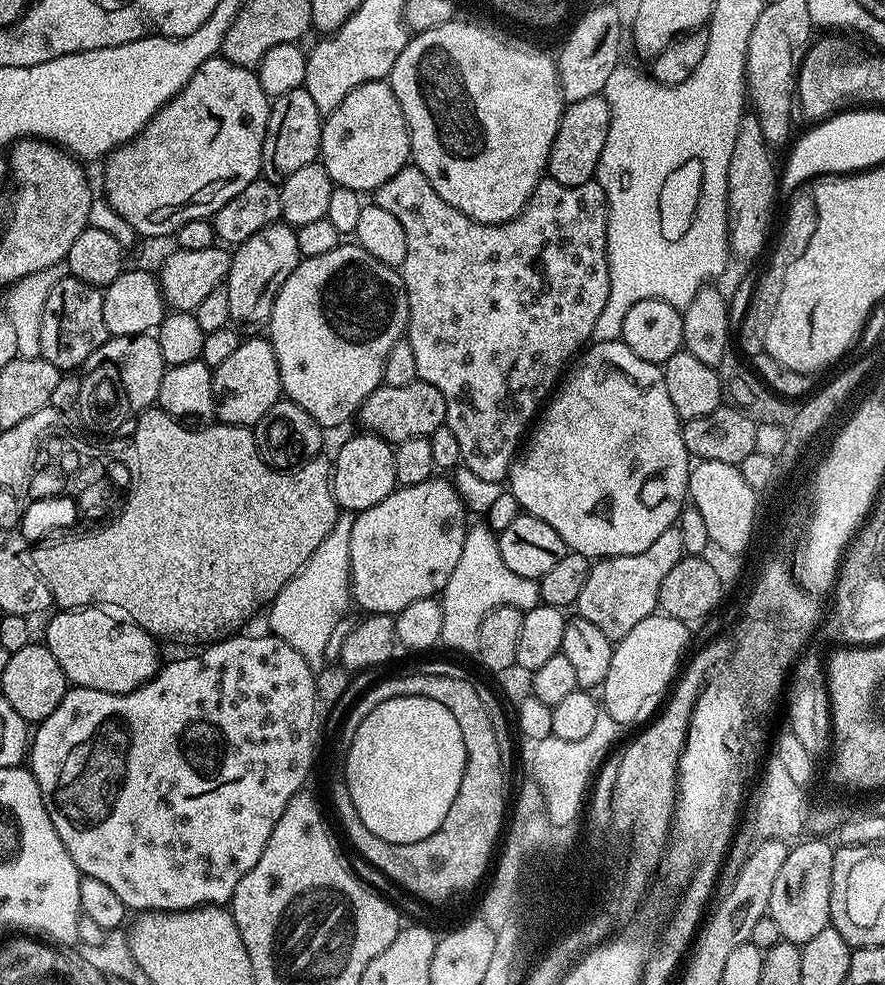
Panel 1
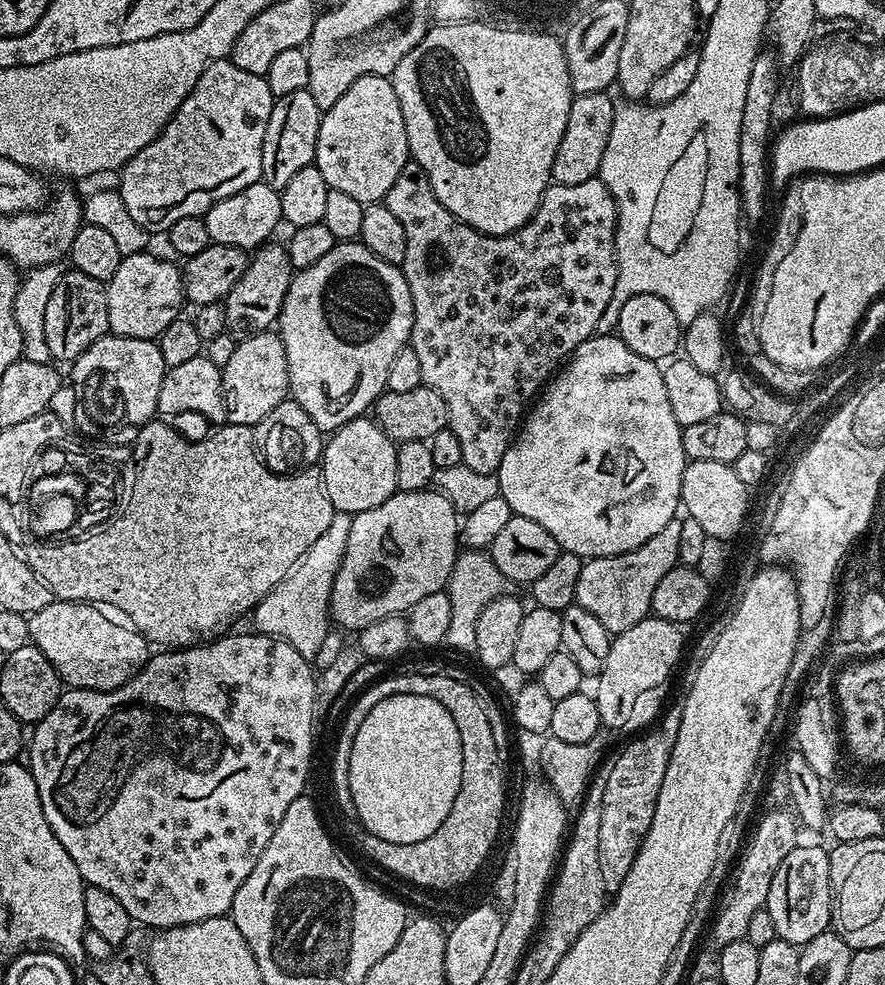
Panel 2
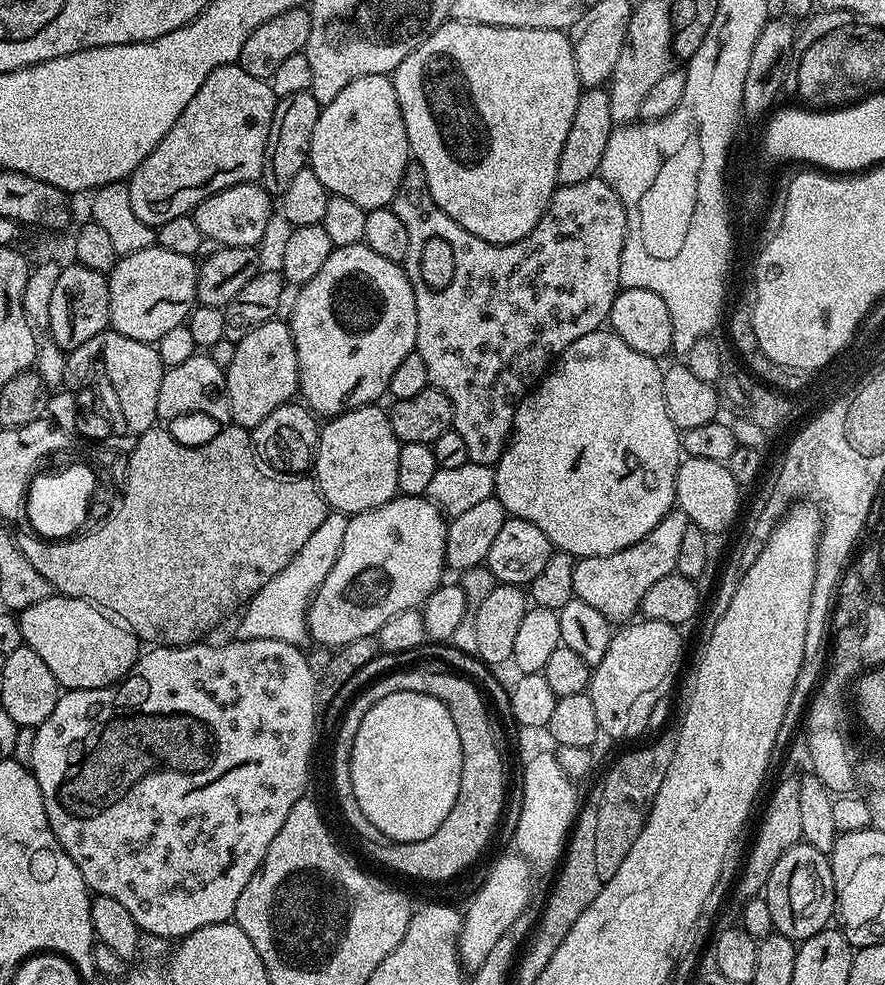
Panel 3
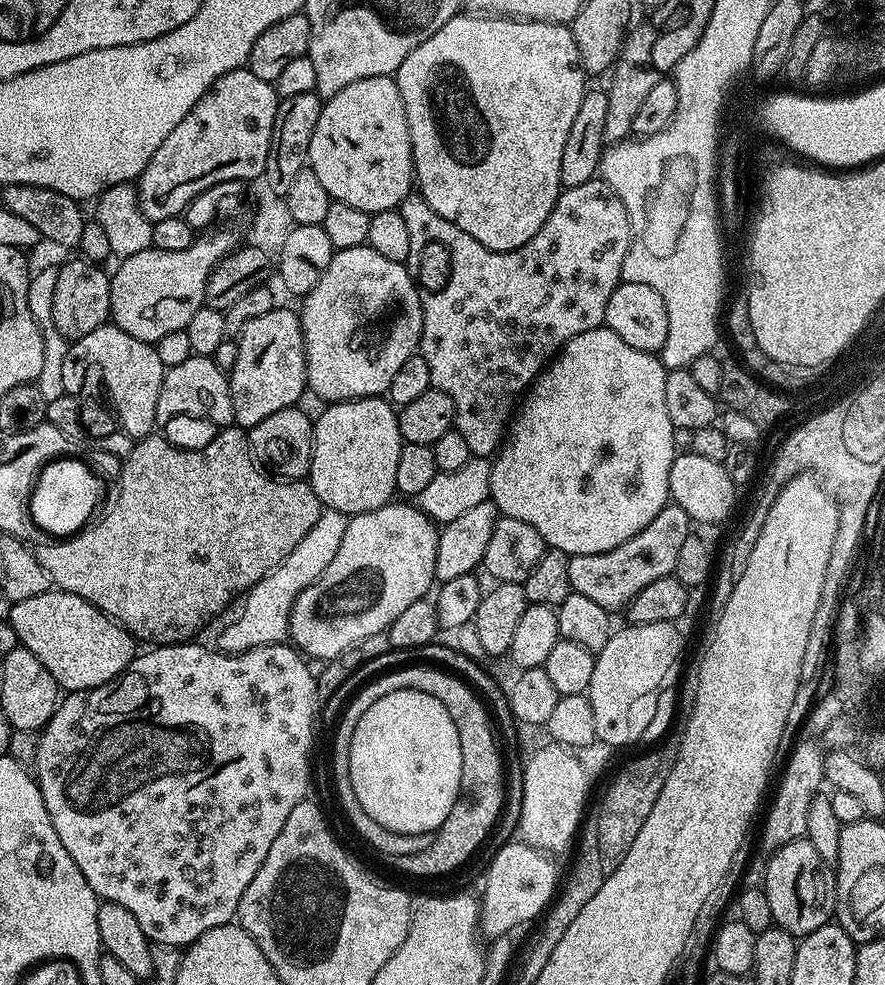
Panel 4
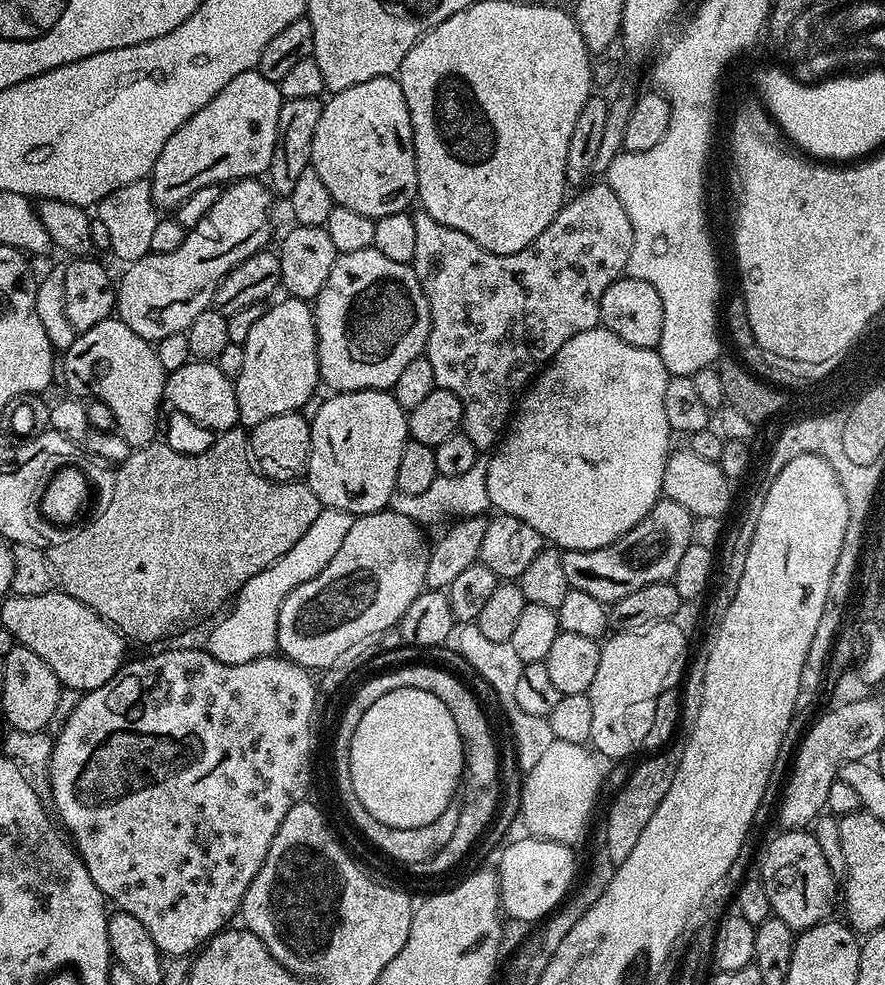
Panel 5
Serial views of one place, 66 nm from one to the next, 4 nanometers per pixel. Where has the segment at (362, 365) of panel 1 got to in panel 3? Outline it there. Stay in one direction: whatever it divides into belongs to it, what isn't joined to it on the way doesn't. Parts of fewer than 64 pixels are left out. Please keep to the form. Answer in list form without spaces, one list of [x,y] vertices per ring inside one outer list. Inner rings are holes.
[[[365,243],[342,246],[332,249],[322,270],[310,282],[299,285],[297,292],[300,293],[292,304],[290,327],[298,354],[298,392],[301,397],[304,395],[303,403],[317,417],[331,418],[379,401],[379,396],[387,393],[390,378],[394,378],[394,370],[398,370],[402,358],[416,351],[418,310],[407,272],[401,265],[390,262],[390,258],[374,254]]]

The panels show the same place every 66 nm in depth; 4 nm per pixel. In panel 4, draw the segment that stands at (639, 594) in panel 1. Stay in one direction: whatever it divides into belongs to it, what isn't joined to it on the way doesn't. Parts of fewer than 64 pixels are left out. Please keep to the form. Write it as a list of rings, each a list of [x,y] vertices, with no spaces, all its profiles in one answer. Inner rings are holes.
[[[667,503],[664,509],[646,526],[646,530],[638,530],[634,538],[622,542],[622,546],[614,546],[614,550],[606,550],[602,554],[582,554],[568,557],[570,570],[570,586],[573,592],[586,594],[598,606],[609,610],[623,609],[645,586],[650,586],[657,578],[675,573],[678,562],[678,549],[690,535],[690,521],[686,510],[674,503]]]

